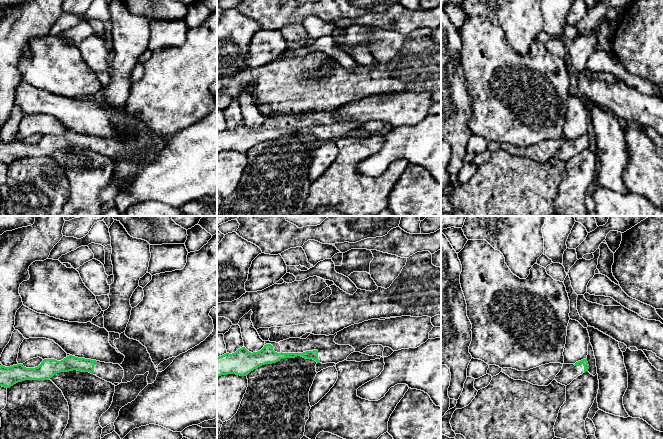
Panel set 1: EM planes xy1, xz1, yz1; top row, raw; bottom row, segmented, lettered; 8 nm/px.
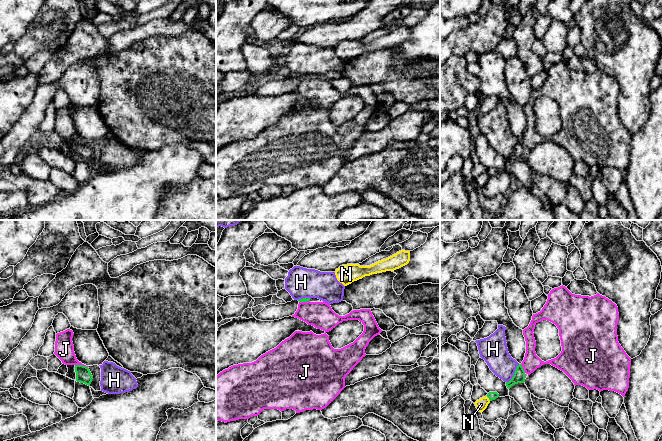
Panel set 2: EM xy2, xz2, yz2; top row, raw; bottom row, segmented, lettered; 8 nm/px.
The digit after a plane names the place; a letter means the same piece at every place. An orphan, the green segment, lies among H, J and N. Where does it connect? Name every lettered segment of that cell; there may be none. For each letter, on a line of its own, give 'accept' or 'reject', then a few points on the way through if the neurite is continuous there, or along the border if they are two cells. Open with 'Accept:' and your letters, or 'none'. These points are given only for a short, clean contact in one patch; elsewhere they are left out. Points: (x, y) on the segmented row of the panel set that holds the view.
Accept: none
H: reject; border along yz2 (519, 364), (513, 376), (506, 382)
J: reject; border along xy2 (75, 364), (87, 367)
N: reject; border along yz2 (486, 396), (490, 400)

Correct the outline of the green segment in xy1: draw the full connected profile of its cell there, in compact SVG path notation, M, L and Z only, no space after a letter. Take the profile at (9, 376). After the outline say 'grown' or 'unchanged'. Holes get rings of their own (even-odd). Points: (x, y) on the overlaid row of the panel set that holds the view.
M69 355L61 361L44 359L35 368L26 368L23 364L10 367L1 365L0 386L10 388L14 384L25 380L49 380L57 373L73 370L89 372L112 384L120 384L124 377L124 370L119 364L105 363Z; grown

